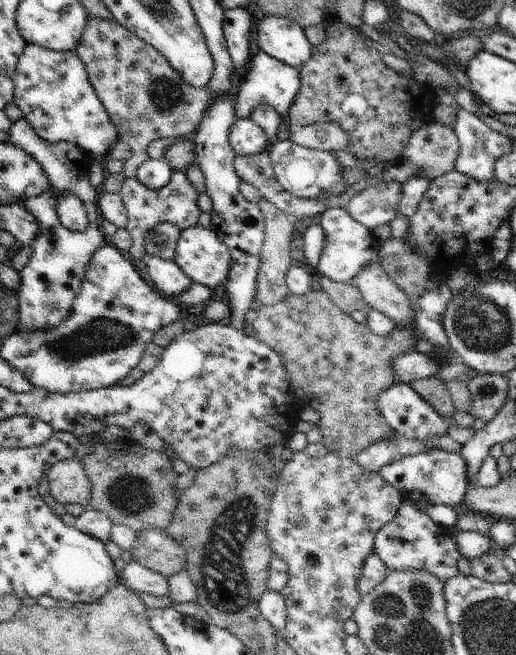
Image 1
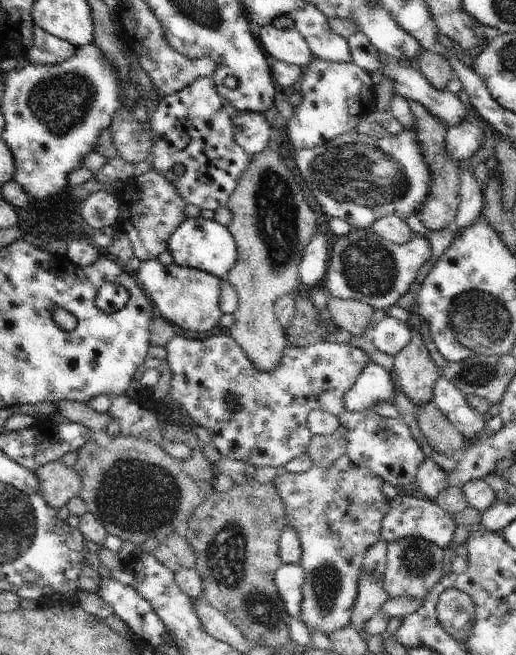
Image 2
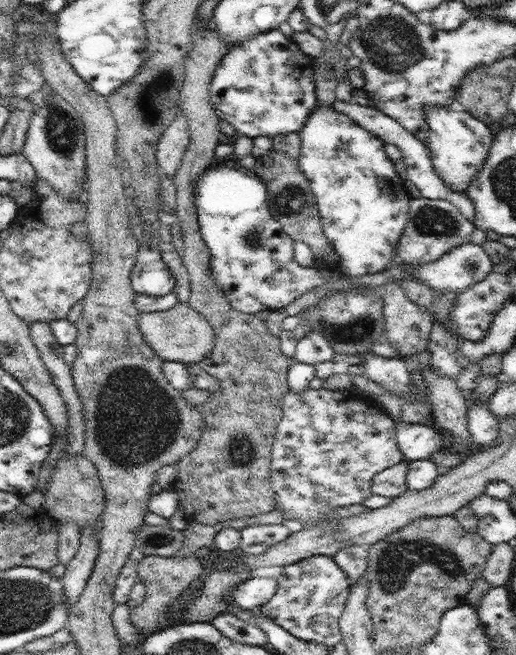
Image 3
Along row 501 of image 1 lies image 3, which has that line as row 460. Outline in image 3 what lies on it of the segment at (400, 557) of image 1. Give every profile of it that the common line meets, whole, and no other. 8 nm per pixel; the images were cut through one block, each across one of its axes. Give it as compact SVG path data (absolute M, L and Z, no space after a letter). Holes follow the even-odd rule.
M404 459L394 466L386 468L372 479L372 492L374 495L394 498L404 494L409 488L406 484L406 473L410 460Z

